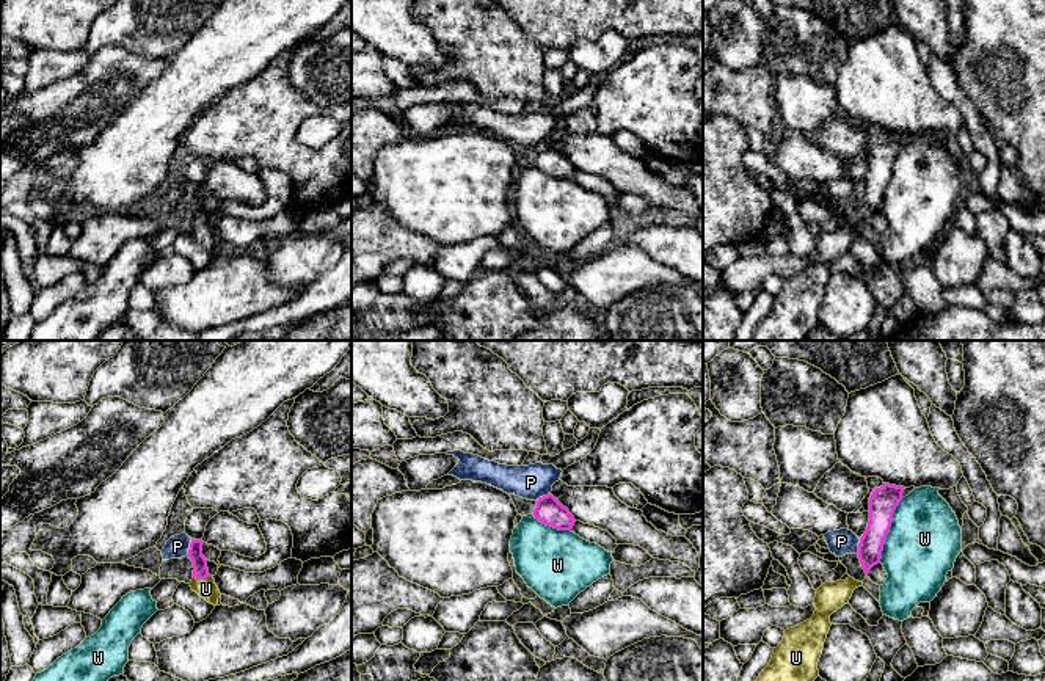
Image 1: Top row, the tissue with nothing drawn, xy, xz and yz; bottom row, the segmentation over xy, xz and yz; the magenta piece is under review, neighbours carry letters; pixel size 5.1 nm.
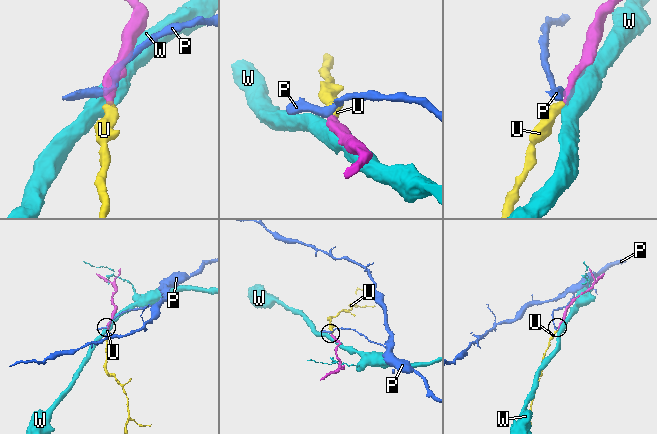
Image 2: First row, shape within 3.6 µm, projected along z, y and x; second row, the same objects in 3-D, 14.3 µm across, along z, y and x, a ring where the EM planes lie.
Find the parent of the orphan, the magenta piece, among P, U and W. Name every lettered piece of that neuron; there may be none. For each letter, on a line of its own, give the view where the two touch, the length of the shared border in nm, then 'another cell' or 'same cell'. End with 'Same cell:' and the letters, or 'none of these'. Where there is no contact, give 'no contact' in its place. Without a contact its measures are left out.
P: meets magenta in xy; contact 80 nm long; another cell
U: meets magenta in xy; contact 90 nm long; same cell
W: meets magenta in yz; contact 360 nm long; another cell
Same cell: U

